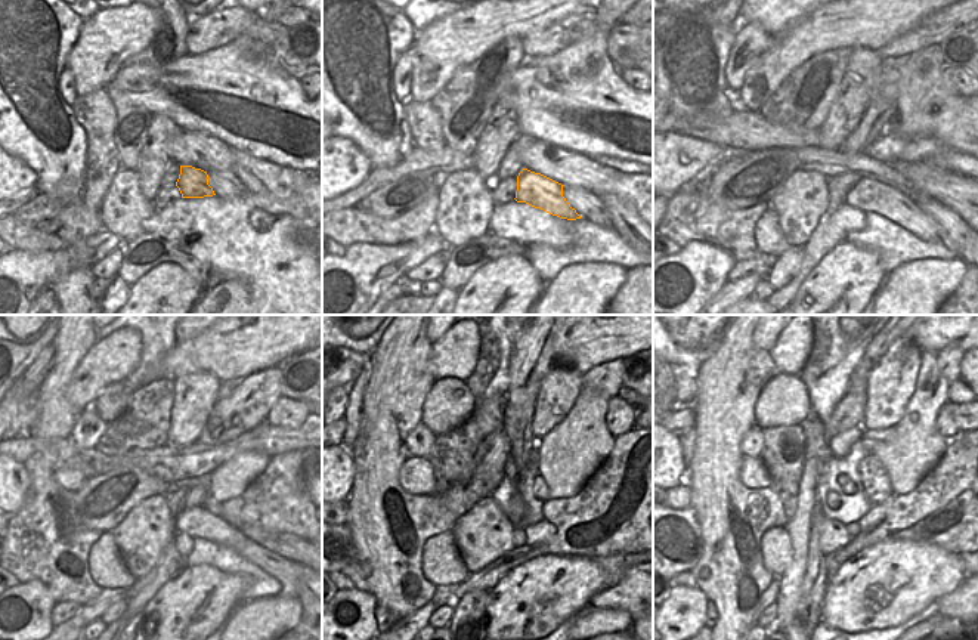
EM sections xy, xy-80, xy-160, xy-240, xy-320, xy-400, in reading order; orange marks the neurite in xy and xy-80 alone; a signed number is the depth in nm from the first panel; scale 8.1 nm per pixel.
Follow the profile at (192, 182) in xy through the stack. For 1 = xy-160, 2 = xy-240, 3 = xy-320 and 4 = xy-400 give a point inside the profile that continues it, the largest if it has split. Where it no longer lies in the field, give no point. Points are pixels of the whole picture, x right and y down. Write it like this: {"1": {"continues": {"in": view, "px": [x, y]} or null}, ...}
{"1": {"continues": {"in": "xy-160", "px": [869, 195]}}, "2": {"continues": {"in": "xy-240", "px": [197, 522]}}, "3": {"continues": {"in": "xy-320", "px": [622, 596]}}, "4": {"continues": {"in": "xy-400", "px": [953, 605]}}}

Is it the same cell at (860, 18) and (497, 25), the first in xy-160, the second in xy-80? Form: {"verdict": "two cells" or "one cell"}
{"verdict": "one cell"}

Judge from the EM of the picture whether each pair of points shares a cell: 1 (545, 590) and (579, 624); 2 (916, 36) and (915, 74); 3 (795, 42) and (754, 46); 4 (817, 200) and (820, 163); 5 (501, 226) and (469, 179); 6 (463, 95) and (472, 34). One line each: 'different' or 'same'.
1: different
2: different
3: different
4: different
5: different
6: different

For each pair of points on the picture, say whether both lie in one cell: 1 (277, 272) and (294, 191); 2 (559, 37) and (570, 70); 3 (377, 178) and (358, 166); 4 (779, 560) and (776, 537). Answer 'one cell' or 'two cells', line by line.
1: one cell
2: two cells
3: two cells
4: one cell

